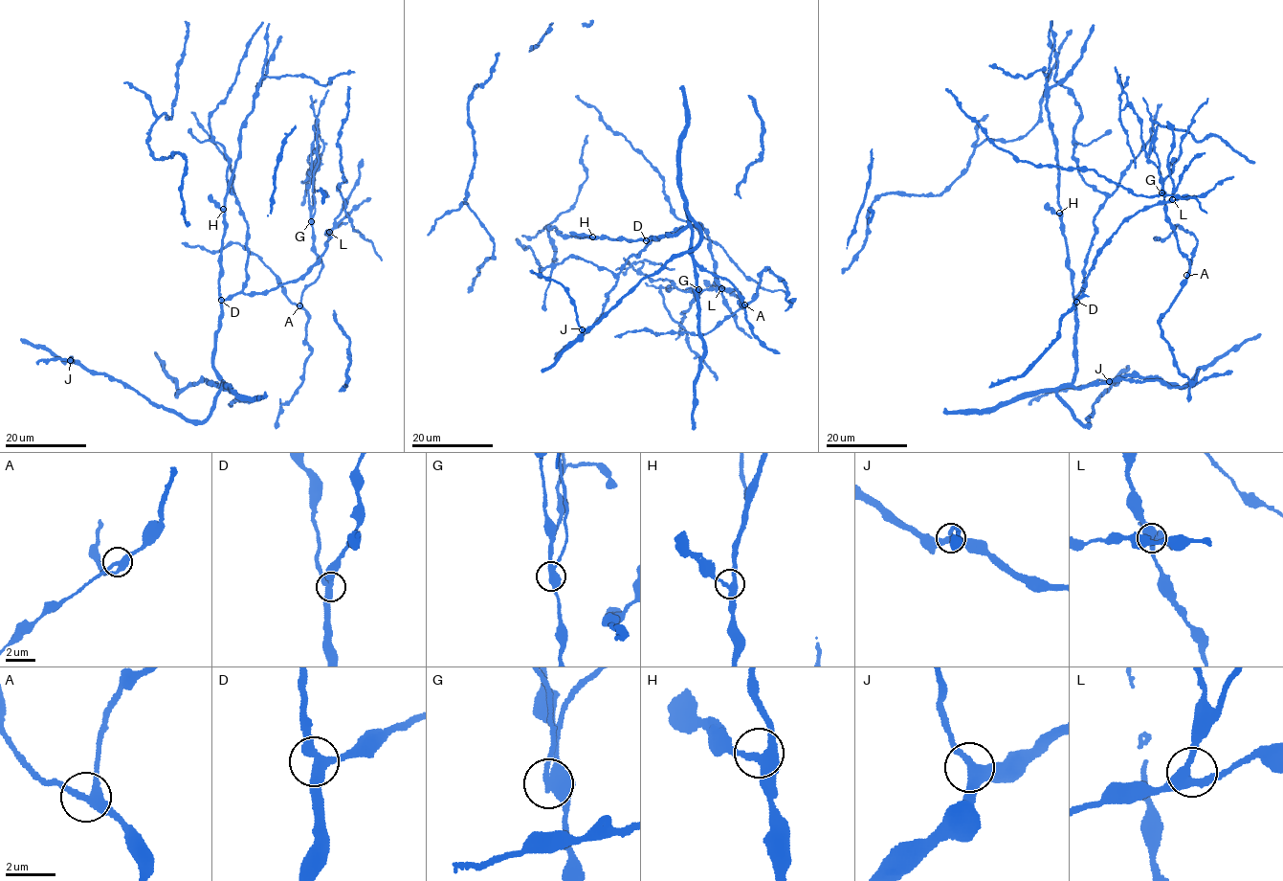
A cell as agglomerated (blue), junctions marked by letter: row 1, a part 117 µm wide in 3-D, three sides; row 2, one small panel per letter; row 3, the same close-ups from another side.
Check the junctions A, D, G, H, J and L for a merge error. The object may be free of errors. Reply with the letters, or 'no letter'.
G

